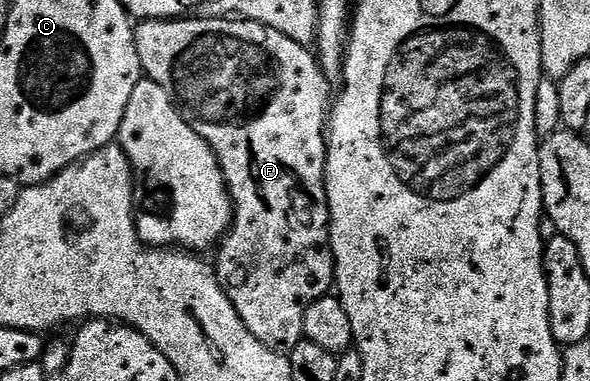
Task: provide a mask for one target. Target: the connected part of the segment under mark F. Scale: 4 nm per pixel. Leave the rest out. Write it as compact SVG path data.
M179 17L177 19L143 19L134 28L134 40L136 41L136 53L140 53L140 65L142 66L142 74L145 78L150 79L156 85L160 85L160 89L164 89L170 98L174 100L174 105L178 112L182 114L182 119L188 124L193 131L200 133L200 137L204 137L204 141L212 149L212 153L216 153L218 164L222 170L222 175L226 179L226 189L230 193L230 201L232 204L232 222L230 230L222 236L218 251L218 263L216 262L216 274L220 285L224 289L224 293L228 297L228 301L232 301L232 305L236 309L236 313L240 313L240 321L244 321L244 325L248 329L248 333L252 333L252 337L256 337L256 341L260 341L264 345L268 345L268 349L289 352L290 348L296 346L302 338L302 330L304 329L304 313L308 309L308 305L312 305L312 301L316 301L320 297L331 294L334 282L334 254L330 248L330 202L326 196L326 149L328 146L328 135L324 130L324 122L326 115L322 113L322 83L324 84L324 76L322 67L318 64L318 58L315 52L311 50L305 43L297 43L290 37L278 33L276 30L266 25L258 24L254 20L241 19L237 17L216 19L216 20L198 20L193 17Z

